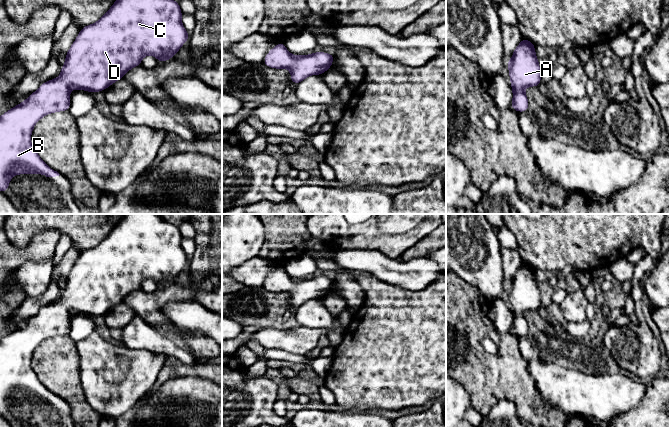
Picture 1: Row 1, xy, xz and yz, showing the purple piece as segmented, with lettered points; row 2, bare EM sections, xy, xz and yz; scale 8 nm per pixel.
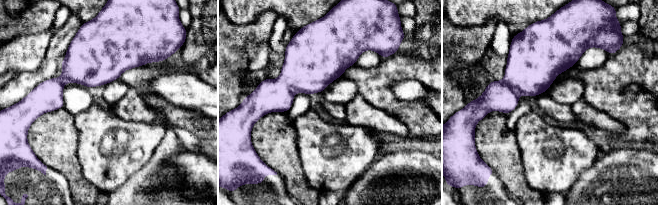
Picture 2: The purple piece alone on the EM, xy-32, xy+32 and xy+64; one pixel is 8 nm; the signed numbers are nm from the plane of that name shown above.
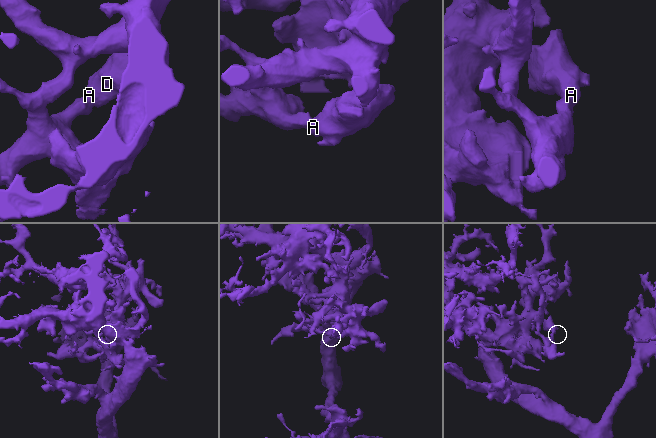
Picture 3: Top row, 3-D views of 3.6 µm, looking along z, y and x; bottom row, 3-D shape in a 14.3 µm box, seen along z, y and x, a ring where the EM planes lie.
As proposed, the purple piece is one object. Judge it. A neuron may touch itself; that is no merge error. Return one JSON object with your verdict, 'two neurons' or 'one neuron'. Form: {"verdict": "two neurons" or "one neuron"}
{"verdict": "one neuron"}

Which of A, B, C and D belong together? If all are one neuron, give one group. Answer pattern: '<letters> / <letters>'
A B C D

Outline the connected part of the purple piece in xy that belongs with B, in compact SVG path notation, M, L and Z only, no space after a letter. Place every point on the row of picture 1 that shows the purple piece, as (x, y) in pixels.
M116 0L98 21L82 27L68 49L60 76L42 83L26 100L0 116L0 191L7 192L11 178L15 175L38 173L46 177L59 176L40 158L31 143L36 123L50 113L69 111L72 89L95 94L122 79L130 69L141 66L146 55L154 56L160 63L172 59L190 36L182 24L182 14L179 2L175 0Z

